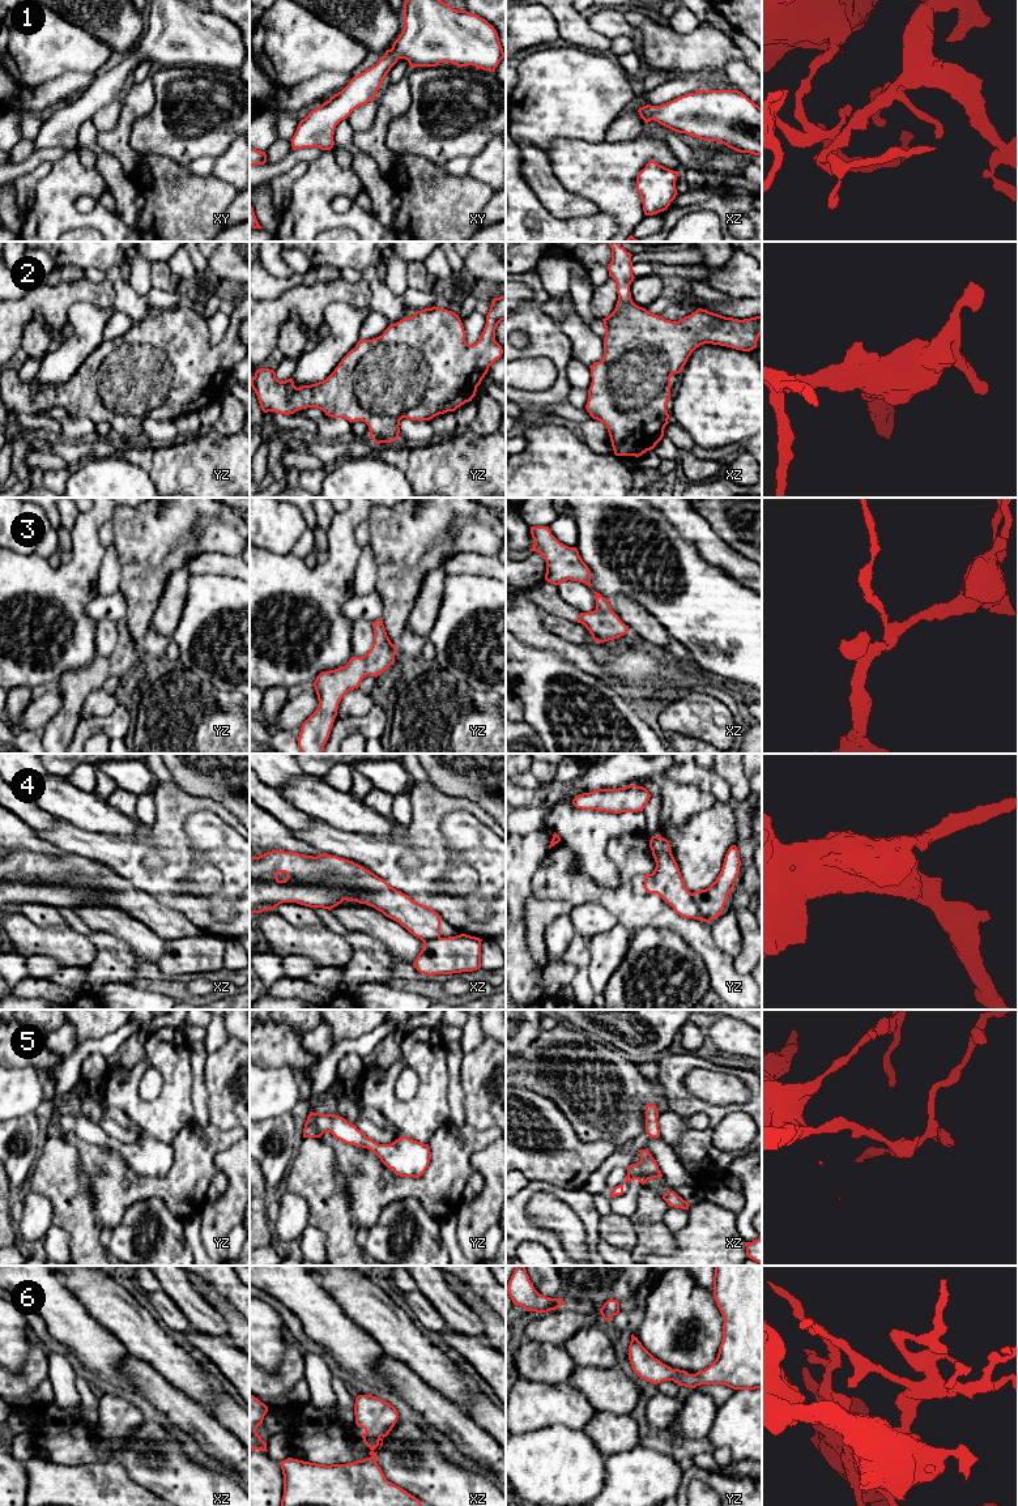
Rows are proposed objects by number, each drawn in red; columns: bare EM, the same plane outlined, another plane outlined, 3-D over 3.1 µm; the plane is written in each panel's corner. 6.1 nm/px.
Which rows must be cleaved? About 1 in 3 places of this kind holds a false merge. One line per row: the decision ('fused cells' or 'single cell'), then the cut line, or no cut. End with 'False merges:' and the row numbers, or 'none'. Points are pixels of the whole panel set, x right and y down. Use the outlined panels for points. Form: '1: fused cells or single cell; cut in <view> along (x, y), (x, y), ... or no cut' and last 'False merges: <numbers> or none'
1: single cell; no cut
2: single cell; no cut
3: single cell; no cut
4: fused cells; cut in yz along (691, 894), (699, 918)
5: single cell; no cut
6: single cell; no cut
False merges: 4

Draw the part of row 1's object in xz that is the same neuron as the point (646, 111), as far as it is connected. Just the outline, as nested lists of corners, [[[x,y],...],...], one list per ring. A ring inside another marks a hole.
[[[703,89],[638,112],[646,124],[655,120],[678,133],[762,155],[762,108],[738,90]]]

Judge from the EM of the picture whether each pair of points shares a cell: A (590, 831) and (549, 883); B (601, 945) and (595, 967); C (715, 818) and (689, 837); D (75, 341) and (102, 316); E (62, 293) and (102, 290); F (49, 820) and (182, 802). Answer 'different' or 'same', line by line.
A: different
B: same
C: same
D: same
E: same
F: different

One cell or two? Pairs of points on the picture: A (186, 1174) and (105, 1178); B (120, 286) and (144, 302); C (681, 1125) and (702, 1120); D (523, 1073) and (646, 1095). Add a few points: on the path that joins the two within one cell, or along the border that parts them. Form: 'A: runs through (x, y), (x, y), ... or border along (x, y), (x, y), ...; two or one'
A: runs through (166, 1186), (124, 1186); one
B: runs through (126, 291), (139, 302); one
C: runs through (686, 1123), (697, 1122); one
D: runs through (553, 1079), (593, 1084), (600, 1091), (616, 1091); one

